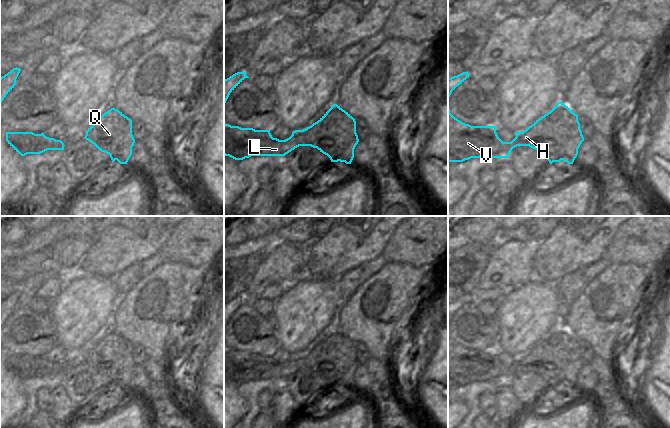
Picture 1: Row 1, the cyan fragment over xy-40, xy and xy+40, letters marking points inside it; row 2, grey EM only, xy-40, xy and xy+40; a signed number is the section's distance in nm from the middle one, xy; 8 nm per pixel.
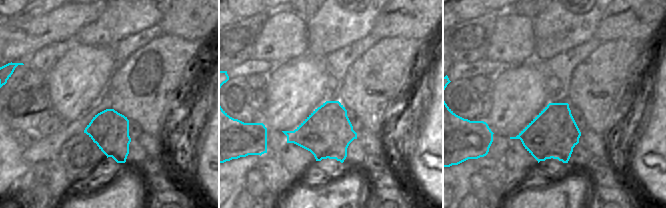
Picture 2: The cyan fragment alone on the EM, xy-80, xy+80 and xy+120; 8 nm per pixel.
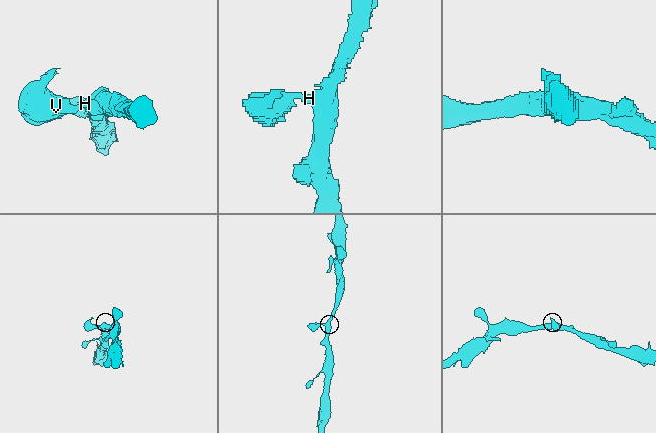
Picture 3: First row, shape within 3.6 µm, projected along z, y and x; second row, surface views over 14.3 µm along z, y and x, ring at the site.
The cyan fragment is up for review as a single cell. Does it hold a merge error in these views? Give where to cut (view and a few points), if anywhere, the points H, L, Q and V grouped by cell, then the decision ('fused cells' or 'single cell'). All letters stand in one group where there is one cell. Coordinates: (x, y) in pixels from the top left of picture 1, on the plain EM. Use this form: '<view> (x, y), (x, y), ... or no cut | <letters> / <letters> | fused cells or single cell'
no cut | H L Q V | single cell

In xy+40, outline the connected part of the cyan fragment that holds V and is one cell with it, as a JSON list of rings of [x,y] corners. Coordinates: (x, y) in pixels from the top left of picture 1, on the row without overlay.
[[[558,326],[547,338],[523,356],[515,356],[515,359],[511,366],[503,366],[496,357],[496,350],[465,348],[455,342],[448,331],[448,386],[463,386],[471,382],[508,382],[513,372],[529,370],[541,376],[550,388],[561,384],[573,388],[578,373],[584,365],[578,339],[562,326]]]

